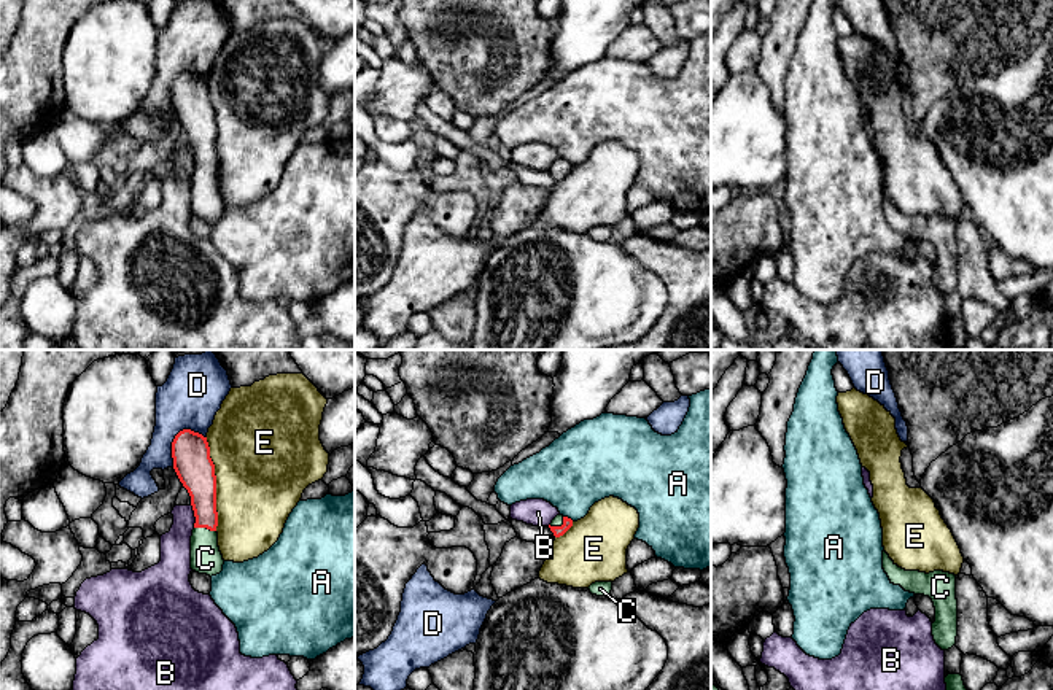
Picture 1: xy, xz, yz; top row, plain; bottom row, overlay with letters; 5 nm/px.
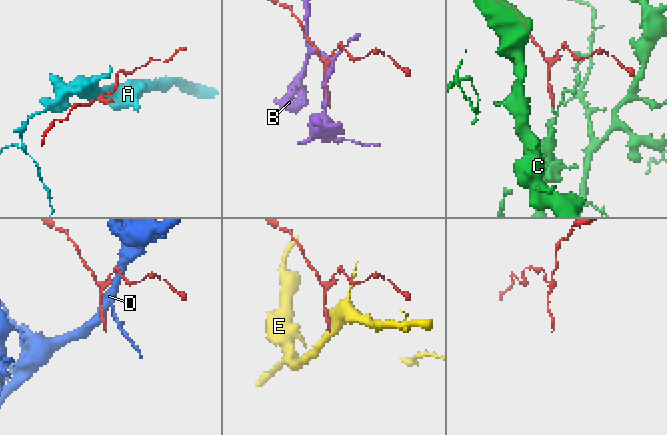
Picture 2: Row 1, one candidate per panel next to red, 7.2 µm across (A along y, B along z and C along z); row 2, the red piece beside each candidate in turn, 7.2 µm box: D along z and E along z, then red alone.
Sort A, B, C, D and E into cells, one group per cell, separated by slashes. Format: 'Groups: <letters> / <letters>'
Groups: A / B / C / D / E

